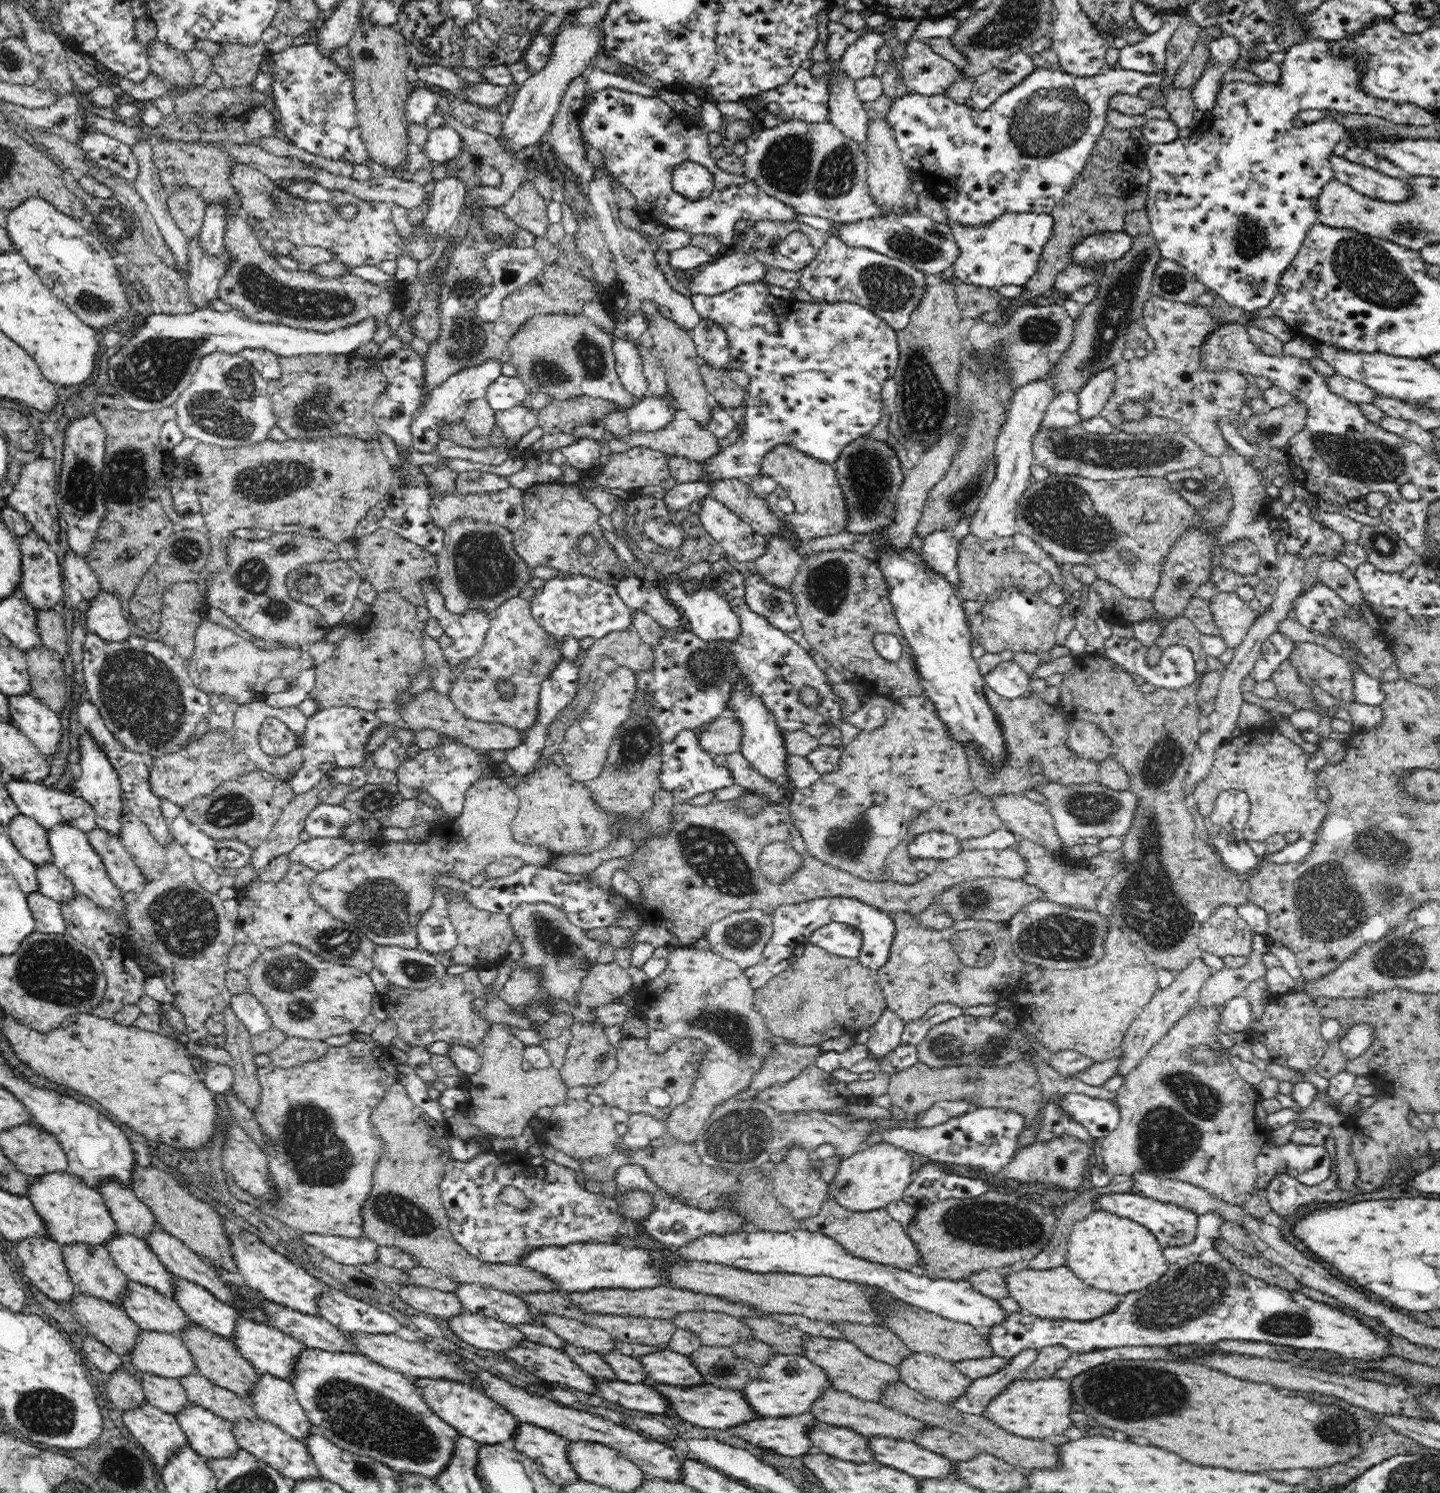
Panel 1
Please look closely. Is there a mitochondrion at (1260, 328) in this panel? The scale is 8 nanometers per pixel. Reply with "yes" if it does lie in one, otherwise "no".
no

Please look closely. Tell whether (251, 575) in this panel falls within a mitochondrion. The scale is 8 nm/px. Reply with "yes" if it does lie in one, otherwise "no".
yes

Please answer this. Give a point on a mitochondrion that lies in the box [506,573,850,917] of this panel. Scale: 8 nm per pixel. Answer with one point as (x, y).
(715, 858)

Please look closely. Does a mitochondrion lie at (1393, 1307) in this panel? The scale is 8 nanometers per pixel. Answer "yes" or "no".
no

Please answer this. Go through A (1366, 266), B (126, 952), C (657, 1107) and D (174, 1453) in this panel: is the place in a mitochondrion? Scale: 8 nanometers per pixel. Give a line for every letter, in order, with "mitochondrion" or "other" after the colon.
A: mitochondrion
B: other
C: other
D: other

